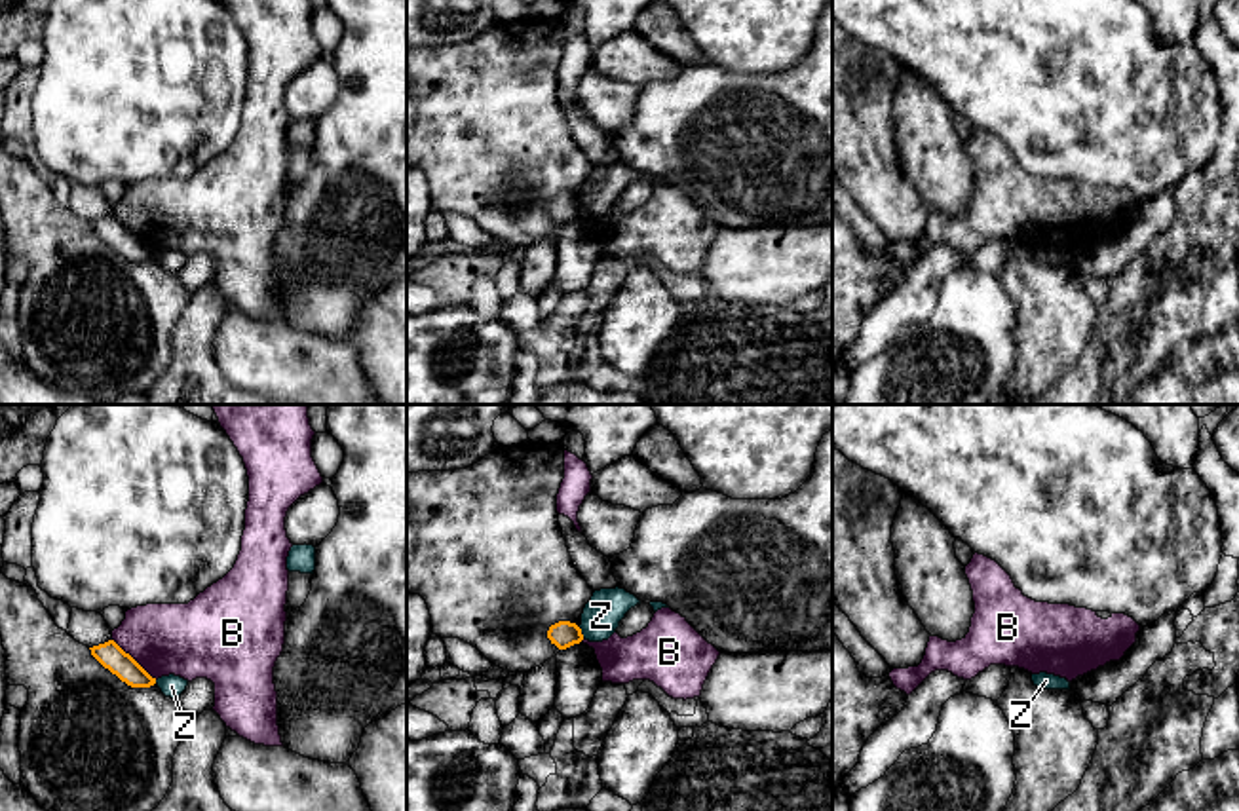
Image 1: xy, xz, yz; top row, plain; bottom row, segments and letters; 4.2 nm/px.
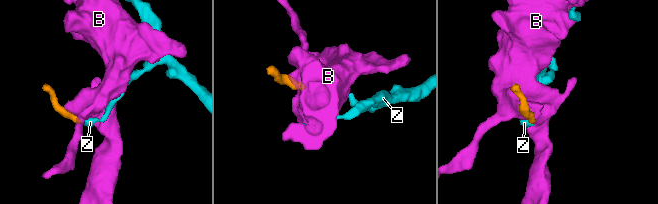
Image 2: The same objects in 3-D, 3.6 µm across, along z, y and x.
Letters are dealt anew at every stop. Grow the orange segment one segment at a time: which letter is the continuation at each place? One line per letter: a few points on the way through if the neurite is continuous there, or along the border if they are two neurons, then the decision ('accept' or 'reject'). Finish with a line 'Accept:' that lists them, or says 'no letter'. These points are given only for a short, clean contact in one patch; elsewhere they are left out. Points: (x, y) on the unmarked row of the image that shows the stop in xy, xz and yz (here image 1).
B: along xy (113, 213), (156, 253) | reject
Z: along xz (578, 202), (584, 211) | reject
Accept: no letter

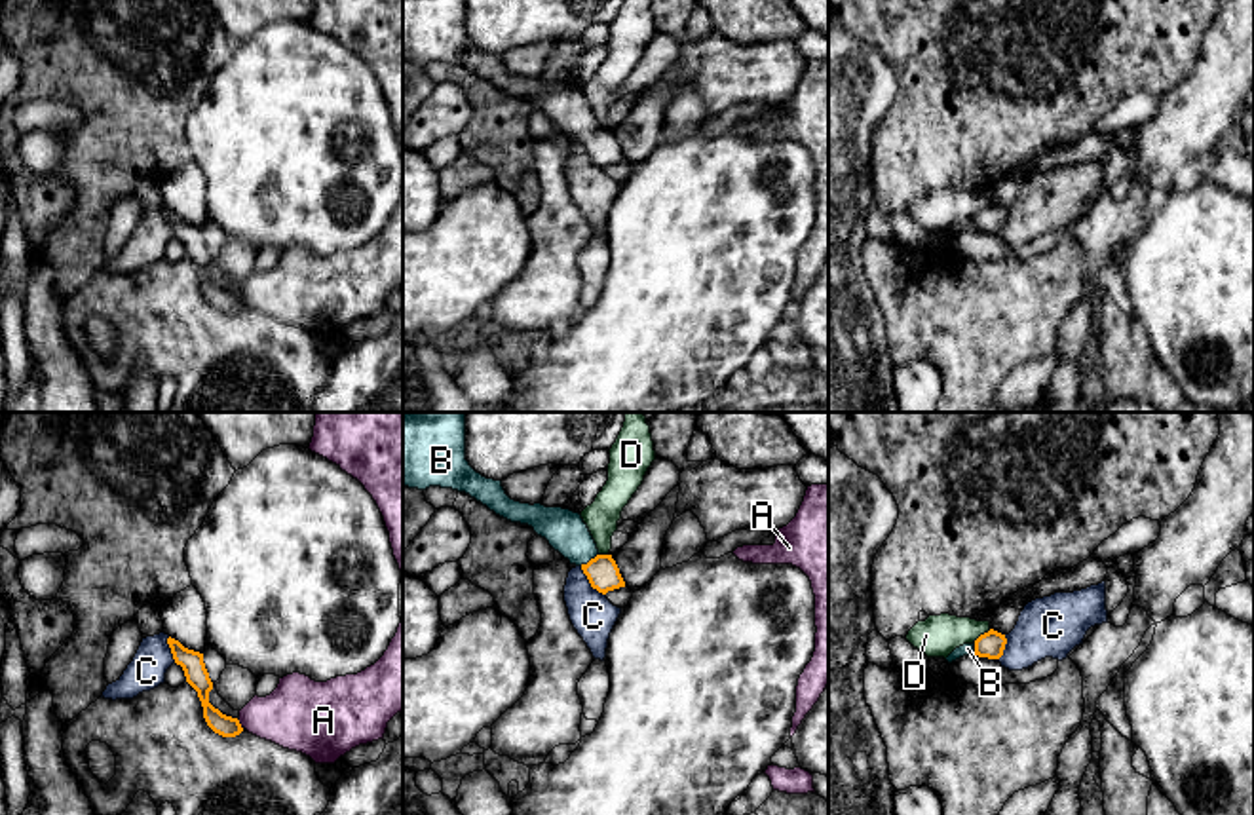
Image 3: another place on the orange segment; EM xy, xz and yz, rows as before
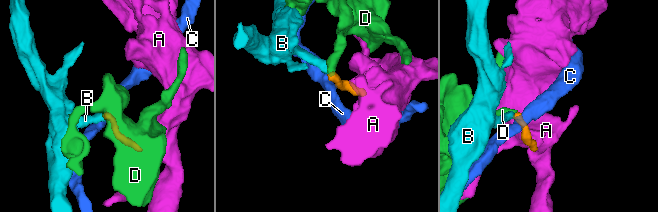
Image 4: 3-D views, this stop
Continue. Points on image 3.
A: along xy (238, 295), (242, 303) | reject
B: across xz (603, 147), (589, 135), (565, 105) | accept
C: along xz (580, 141), (588, 156), (605, 170) | reject
D: along yz (990, 204), (973, 217) | reject
Accept: B

